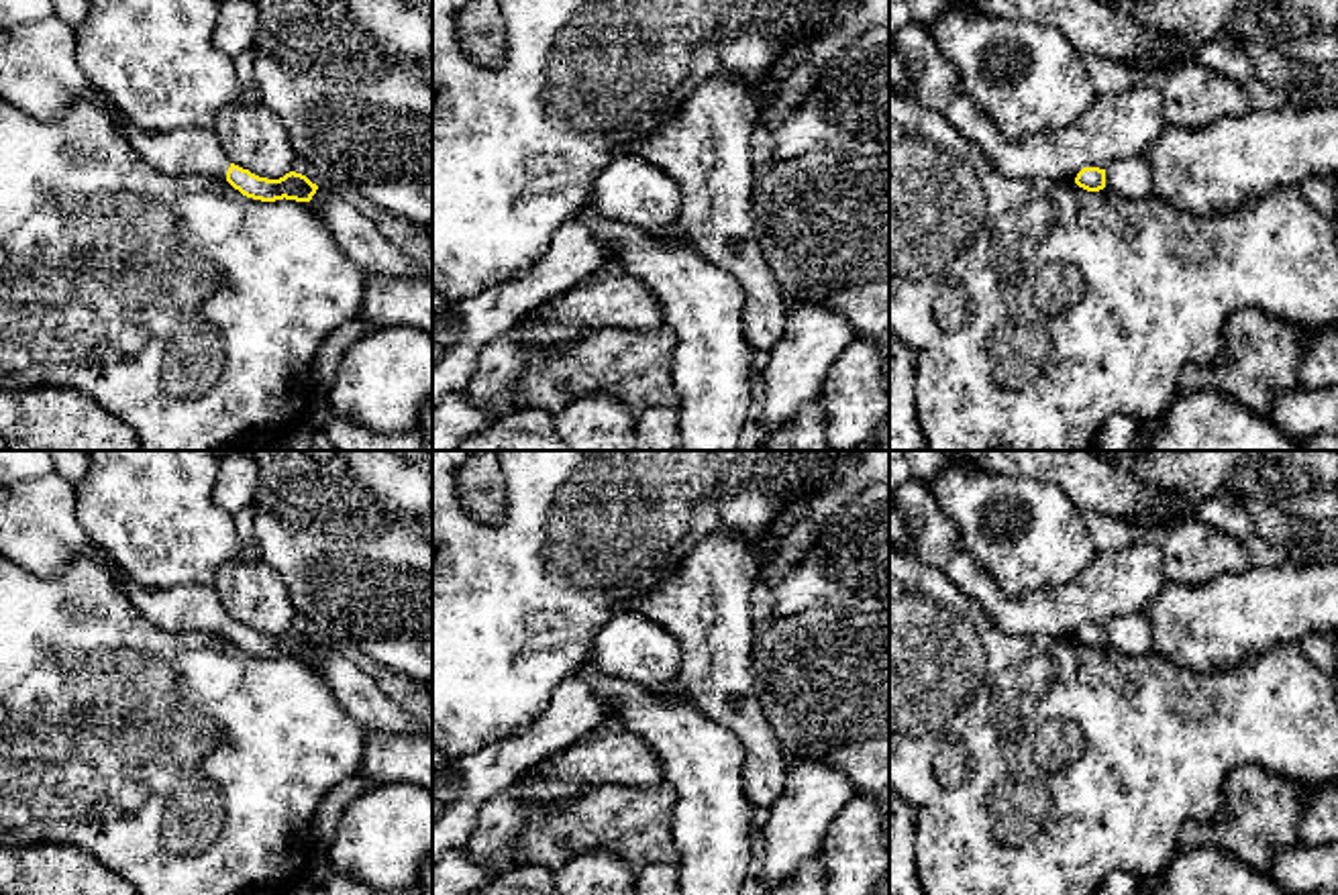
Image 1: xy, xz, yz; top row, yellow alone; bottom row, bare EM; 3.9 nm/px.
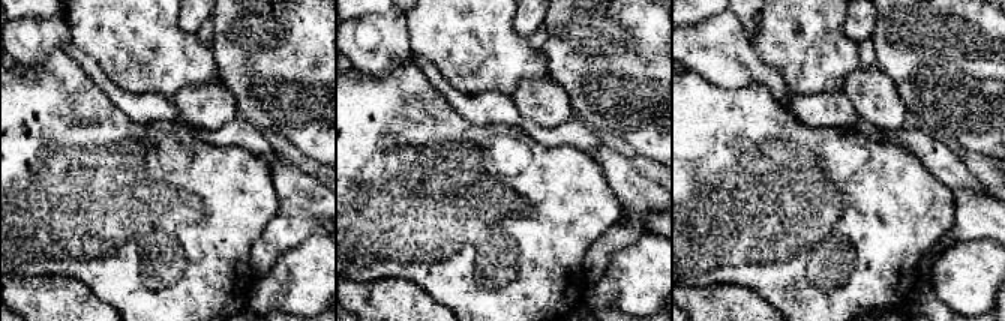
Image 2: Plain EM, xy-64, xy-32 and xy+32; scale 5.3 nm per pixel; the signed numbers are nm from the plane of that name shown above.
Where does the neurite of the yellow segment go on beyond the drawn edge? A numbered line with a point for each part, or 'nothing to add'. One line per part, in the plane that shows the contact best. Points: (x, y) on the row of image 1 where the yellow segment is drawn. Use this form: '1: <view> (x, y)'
1: xy (182, 151)

